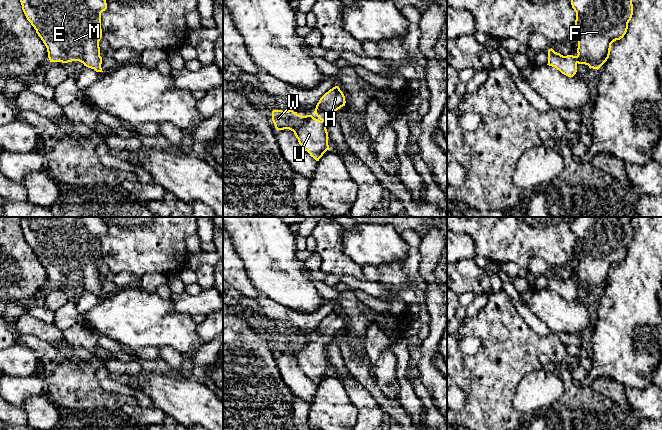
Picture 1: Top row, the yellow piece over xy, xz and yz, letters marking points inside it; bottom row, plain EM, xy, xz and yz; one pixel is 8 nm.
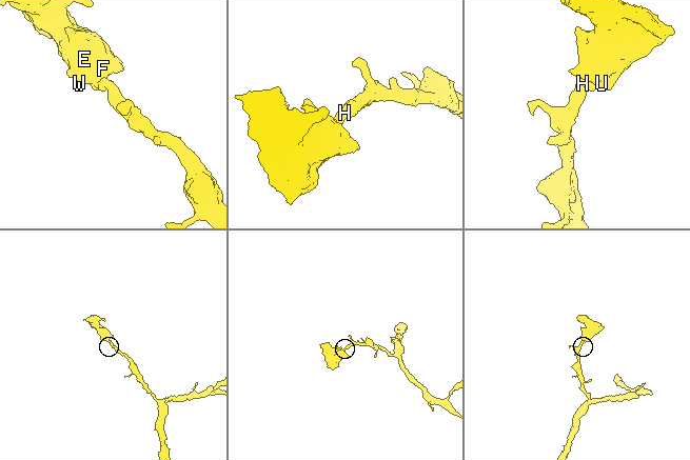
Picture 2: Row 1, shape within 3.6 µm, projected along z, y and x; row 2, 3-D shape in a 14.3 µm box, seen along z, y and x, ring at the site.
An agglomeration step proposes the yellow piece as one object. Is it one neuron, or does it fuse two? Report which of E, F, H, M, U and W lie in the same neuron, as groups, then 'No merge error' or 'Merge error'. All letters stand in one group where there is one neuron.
Groups: E F H M U W. No merge error

